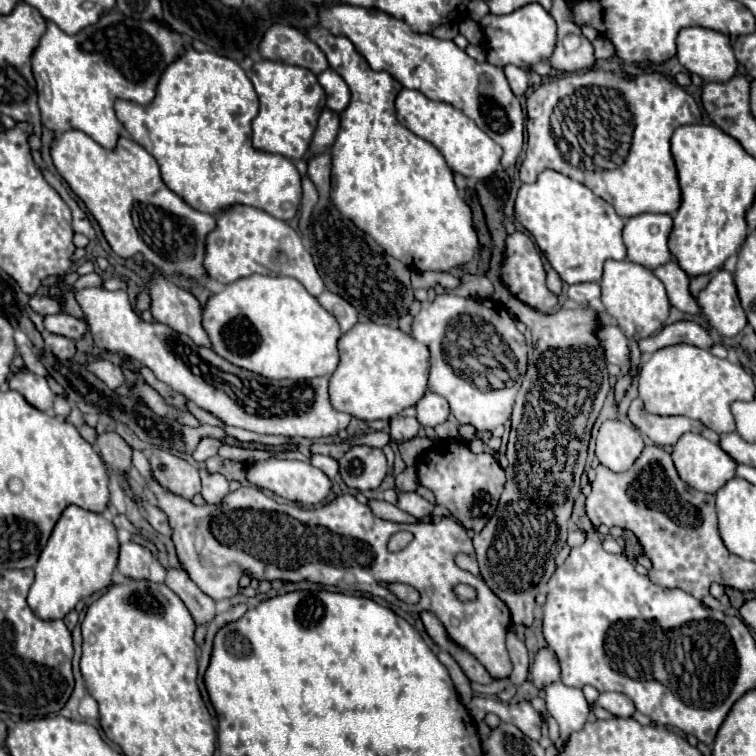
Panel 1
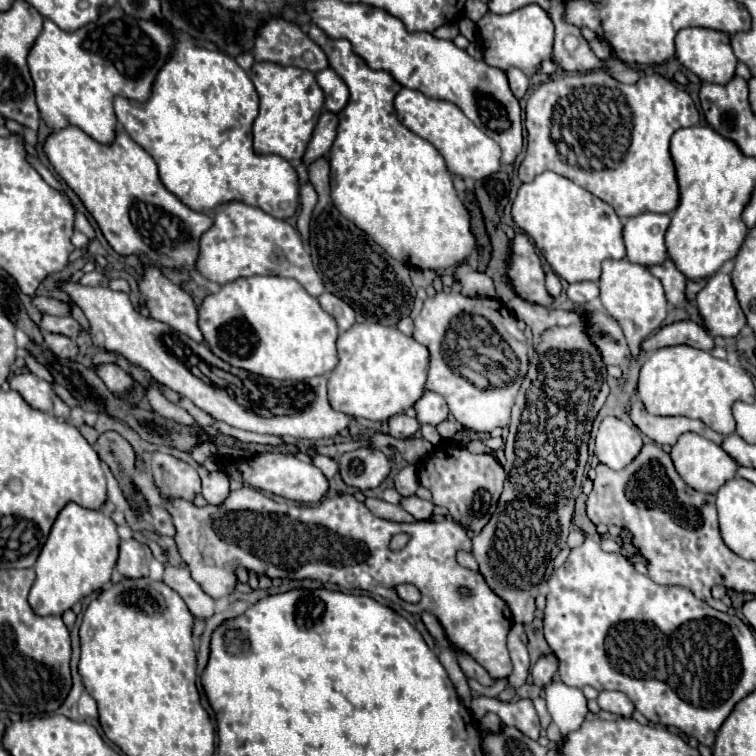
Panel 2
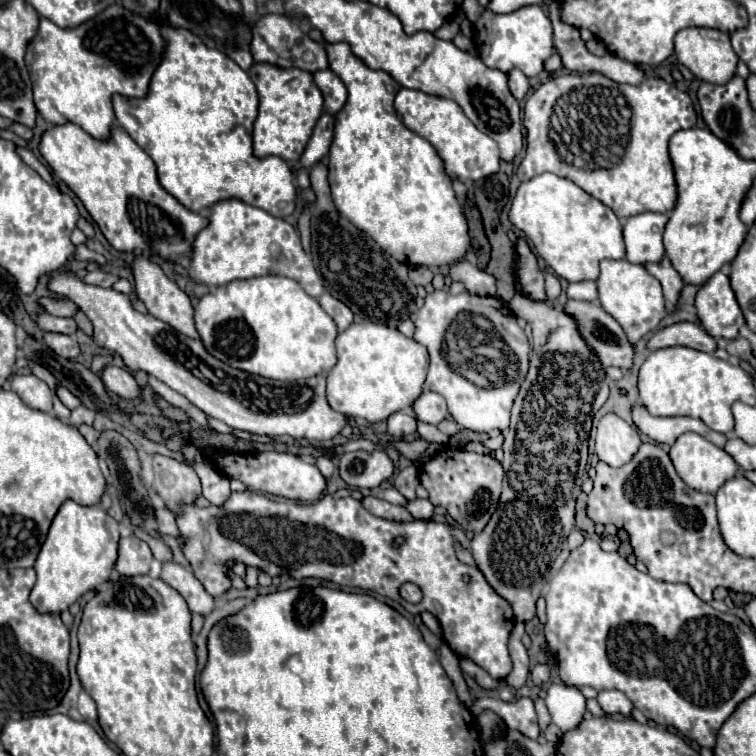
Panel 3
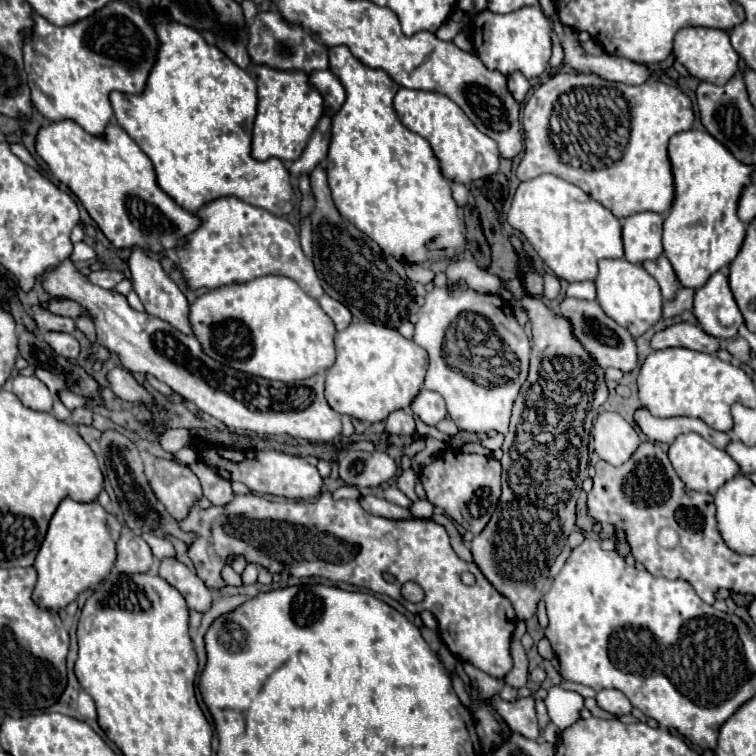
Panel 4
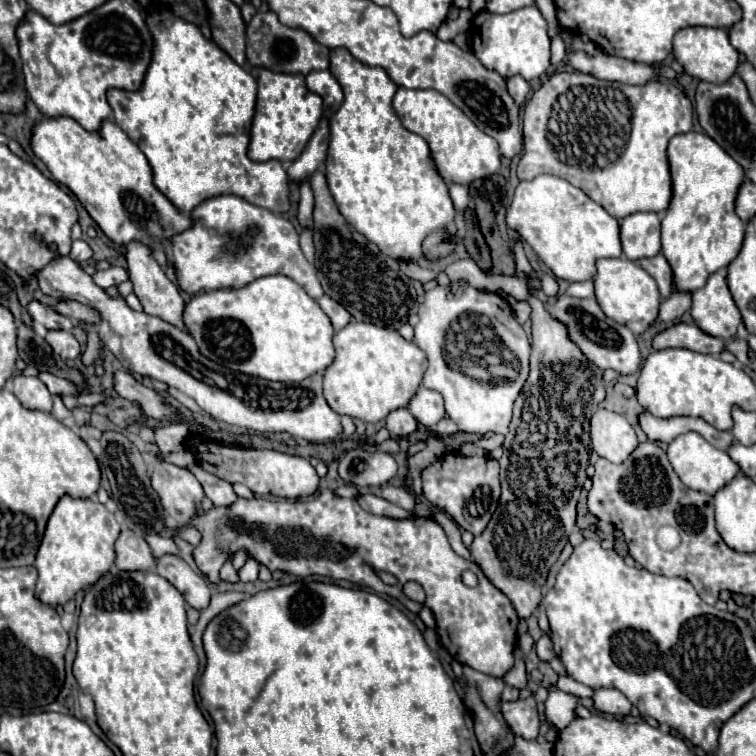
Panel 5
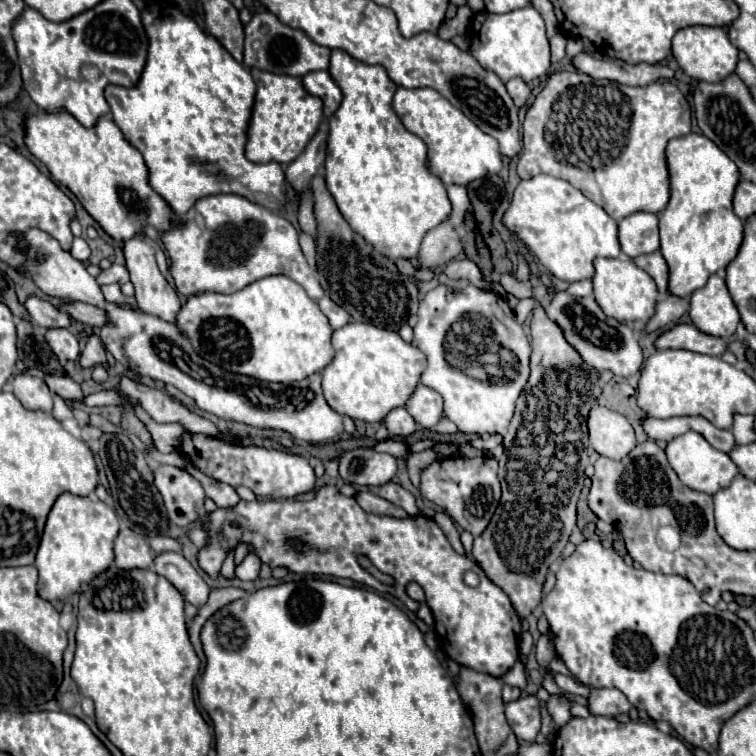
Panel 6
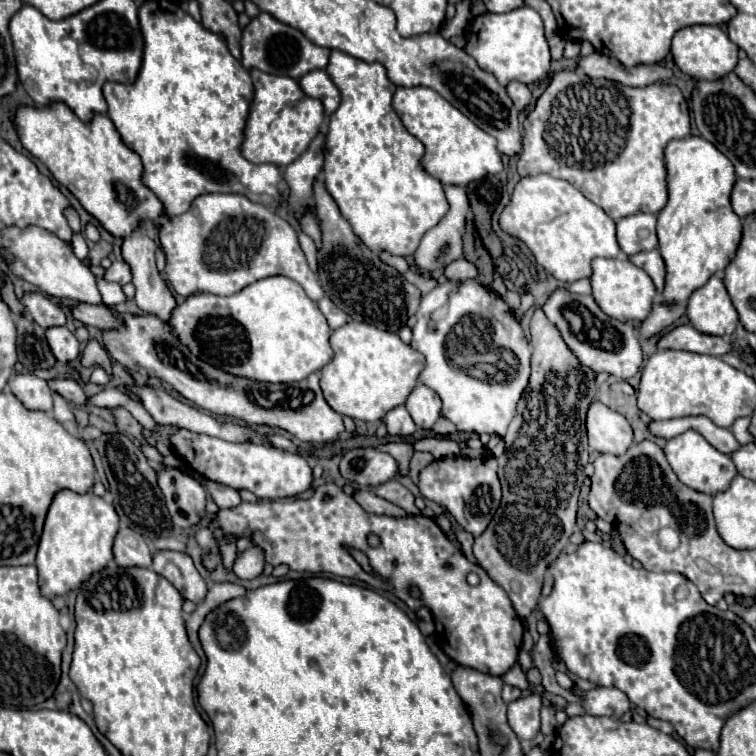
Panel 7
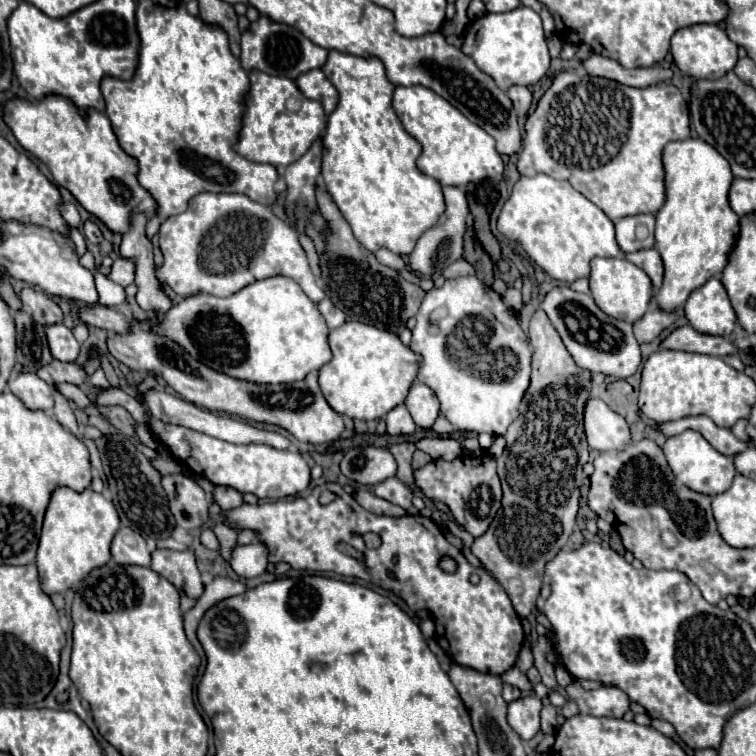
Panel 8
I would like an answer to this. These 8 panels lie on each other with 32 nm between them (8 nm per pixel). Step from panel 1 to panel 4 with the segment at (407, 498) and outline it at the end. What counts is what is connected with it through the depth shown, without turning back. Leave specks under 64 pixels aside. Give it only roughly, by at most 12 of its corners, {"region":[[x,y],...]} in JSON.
{"region":[[416,500],[410,506],[414,518],[432,518],[432,504]]}

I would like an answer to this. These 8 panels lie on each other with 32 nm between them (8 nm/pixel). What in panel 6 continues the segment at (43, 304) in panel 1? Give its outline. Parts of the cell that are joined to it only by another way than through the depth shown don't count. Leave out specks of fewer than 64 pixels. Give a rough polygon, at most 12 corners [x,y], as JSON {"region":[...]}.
{"region":[[82,302],[58,306],[70,318],[86,326],[102,326],[106,316],[100,308]]}

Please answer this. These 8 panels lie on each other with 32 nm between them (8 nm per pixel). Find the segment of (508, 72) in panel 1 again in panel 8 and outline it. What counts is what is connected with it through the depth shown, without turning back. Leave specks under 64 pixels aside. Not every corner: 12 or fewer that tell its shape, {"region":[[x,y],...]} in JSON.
{"region":[[514,84],[508,96],[518,116],[524,116],[532,104],[532,92]]}

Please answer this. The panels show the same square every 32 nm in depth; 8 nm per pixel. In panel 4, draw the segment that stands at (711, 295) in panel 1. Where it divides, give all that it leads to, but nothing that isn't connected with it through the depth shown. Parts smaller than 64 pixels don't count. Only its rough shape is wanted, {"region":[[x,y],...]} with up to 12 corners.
{"region":[[722,272],[696,290],[694,316],[710,336],[738,336],[744,318]]}

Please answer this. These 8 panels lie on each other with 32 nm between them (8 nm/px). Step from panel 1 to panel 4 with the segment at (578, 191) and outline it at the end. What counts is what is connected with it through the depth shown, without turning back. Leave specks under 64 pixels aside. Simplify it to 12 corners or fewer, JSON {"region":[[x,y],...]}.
{"region":[[554,174],[518,186],[508,224],[558,278],[624,258],[620,220]]}

